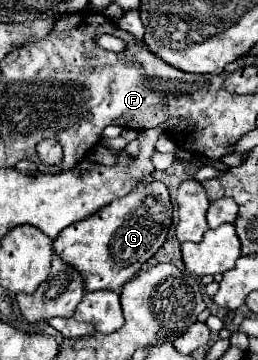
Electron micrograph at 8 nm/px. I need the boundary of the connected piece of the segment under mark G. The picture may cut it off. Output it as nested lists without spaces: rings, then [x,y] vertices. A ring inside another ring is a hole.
[[[161,181],[137,183],[125,197],[95,211],[91,219],[65,227],[53,241],[53,247],[65,263],[81,271],[87,291],[121,289],[163,245],[171,227],[171,213],[169,191]]]

